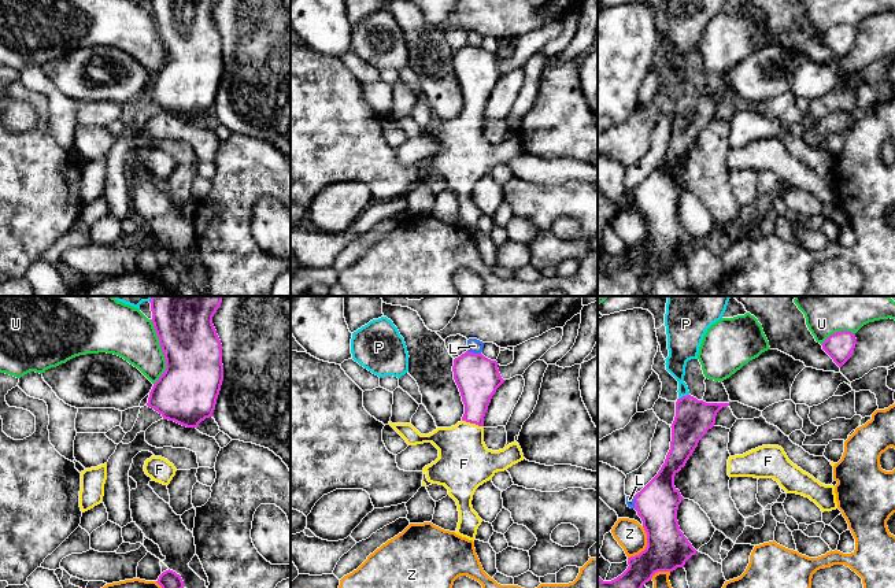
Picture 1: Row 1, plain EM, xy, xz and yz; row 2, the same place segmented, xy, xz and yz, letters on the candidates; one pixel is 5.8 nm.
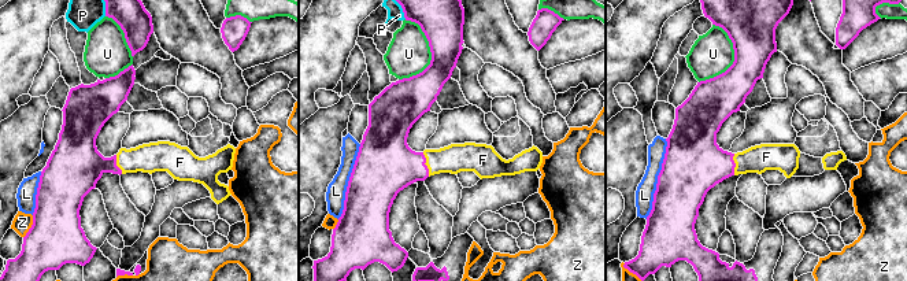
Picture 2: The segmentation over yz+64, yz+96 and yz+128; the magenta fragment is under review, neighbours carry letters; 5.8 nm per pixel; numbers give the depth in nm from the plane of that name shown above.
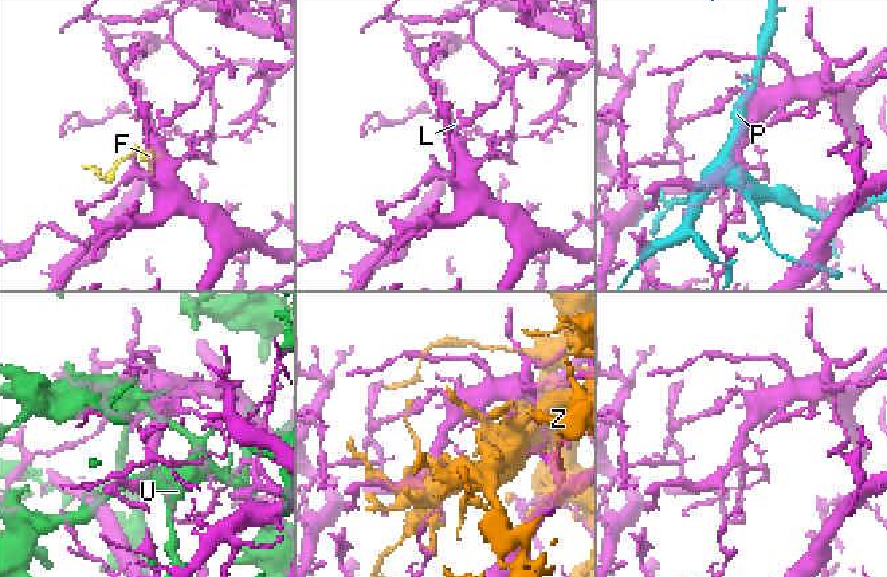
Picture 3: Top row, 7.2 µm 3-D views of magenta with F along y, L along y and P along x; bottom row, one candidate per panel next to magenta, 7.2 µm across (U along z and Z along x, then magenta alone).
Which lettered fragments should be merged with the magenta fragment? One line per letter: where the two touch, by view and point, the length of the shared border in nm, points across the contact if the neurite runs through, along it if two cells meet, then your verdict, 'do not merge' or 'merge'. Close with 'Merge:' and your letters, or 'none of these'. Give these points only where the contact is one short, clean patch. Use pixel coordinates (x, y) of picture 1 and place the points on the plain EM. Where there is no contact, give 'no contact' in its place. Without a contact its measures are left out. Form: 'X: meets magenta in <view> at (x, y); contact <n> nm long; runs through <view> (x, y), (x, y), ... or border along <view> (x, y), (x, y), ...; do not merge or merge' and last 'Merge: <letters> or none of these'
F: meets magenta in xz at (473, 115); contact 130 nm long; runs through xz (477, 73), (473, 115), (463, 136), (463, 156); merge
L: meets magenta in xz at (474, 47); contact 80 nm long; border along xz (468, 43), (480, 47); do not merge
P: meets magenta in yz at (683, 89); contact 70 nm long; do not merge
U: meets magenta in xy at (163, 45); contact 380 nm long; do not merge
Z: meets magenta in yz at (647, 239); contact 220 nm long; do not merge
Merge: F

